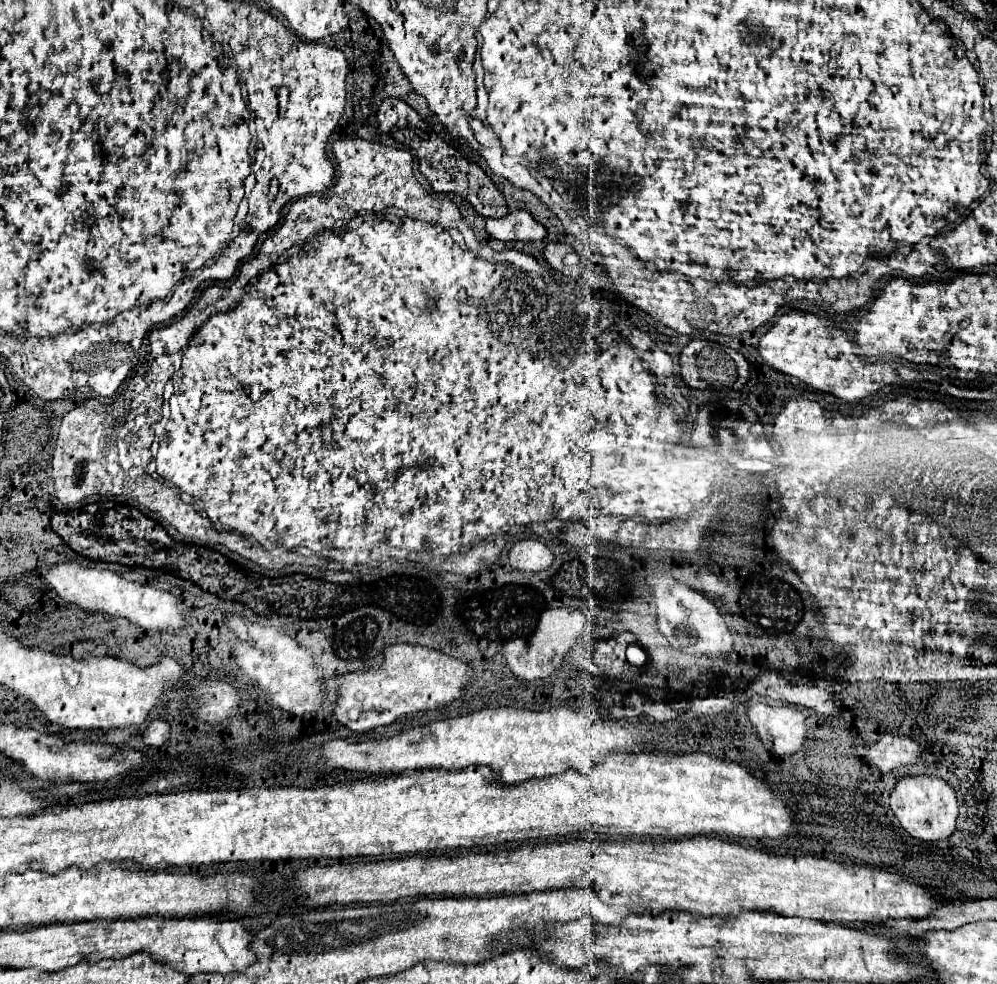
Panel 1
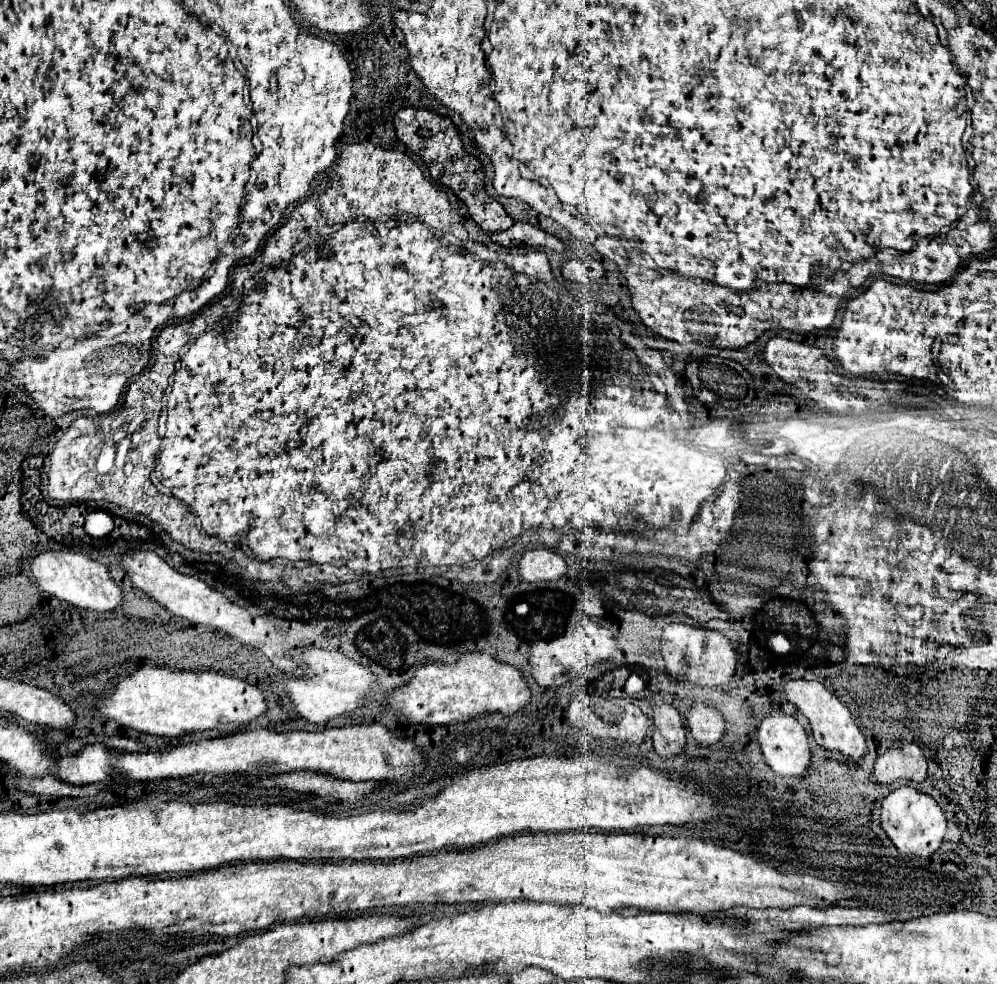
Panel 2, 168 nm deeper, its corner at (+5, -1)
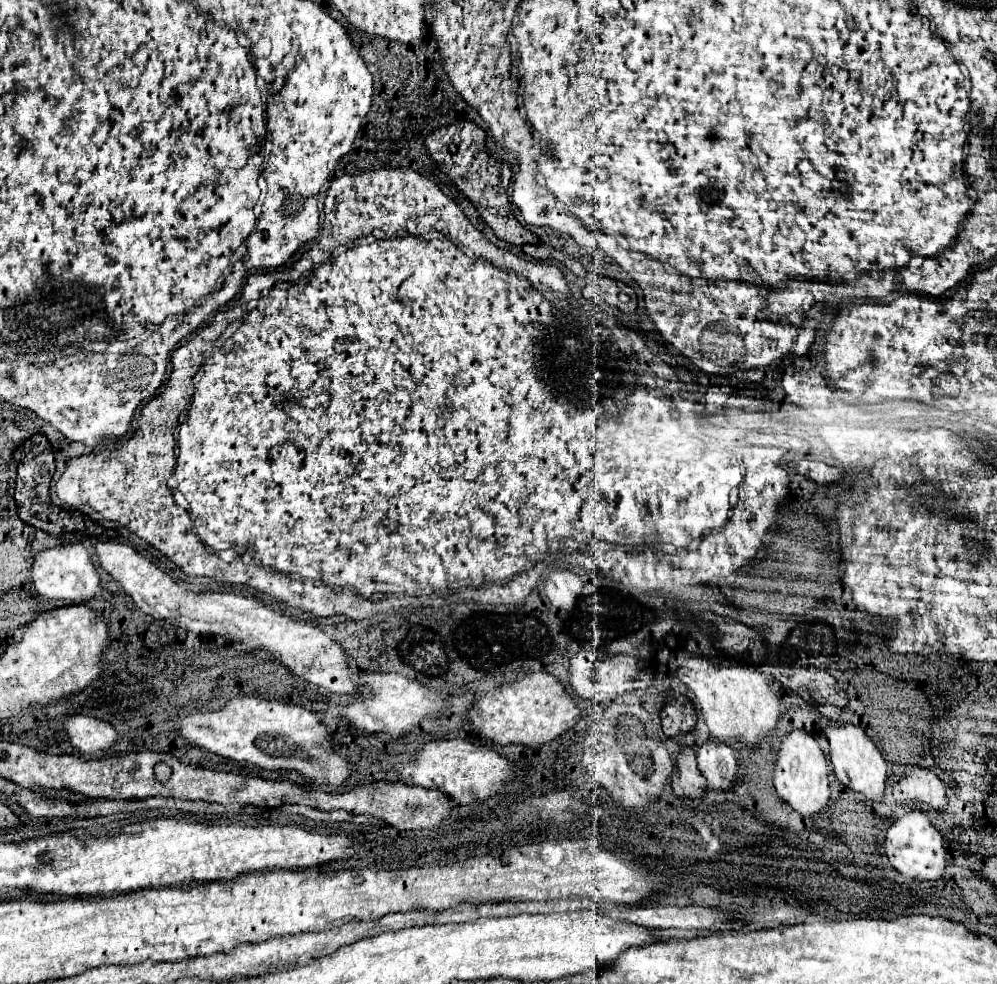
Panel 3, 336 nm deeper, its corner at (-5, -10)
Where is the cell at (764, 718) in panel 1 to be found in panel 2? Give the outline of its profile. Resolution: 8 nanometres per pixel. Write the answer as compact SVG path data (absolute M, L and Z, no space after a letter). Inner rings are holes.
M790 714L766 716L758 726L758 742L766 764L778 776L802 776L810 766L806 730Z

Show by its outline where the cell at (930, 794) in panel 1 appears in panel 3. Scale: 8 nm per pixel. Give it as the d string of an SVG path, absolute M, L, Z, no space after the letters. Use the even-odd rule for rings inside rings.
M910 811L902 819L894 821L886 835L886 857L890 865L912 881L936 881L942 877L946 867L946 849L942 835L932 827L930 819L922 811Z

